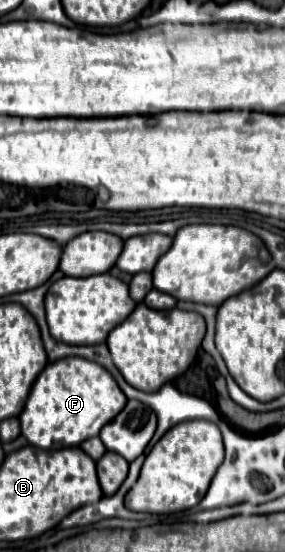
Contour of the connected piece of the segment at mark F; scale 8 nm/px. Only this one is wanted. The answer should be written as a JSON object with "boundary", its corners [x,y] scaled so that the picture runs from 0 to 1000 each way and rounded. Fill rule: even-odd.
{"boundary":[[[225,647],[189,658],[168,658],[161,668],[133,679],[105,719],[91,726],[84,745],[70,748],[70,770],[77,770],[77,788],[98,795],[105,806],[140,810],[140,813],[182,813],[189,806],[204,810],[253,810],[281,806],[288,799],[337,792],[351,777],[386,766],[442,734],[442,716],[421,708],[421,701],[400,694],[393,679],[344,658],[309,654],[295,647]]]}

